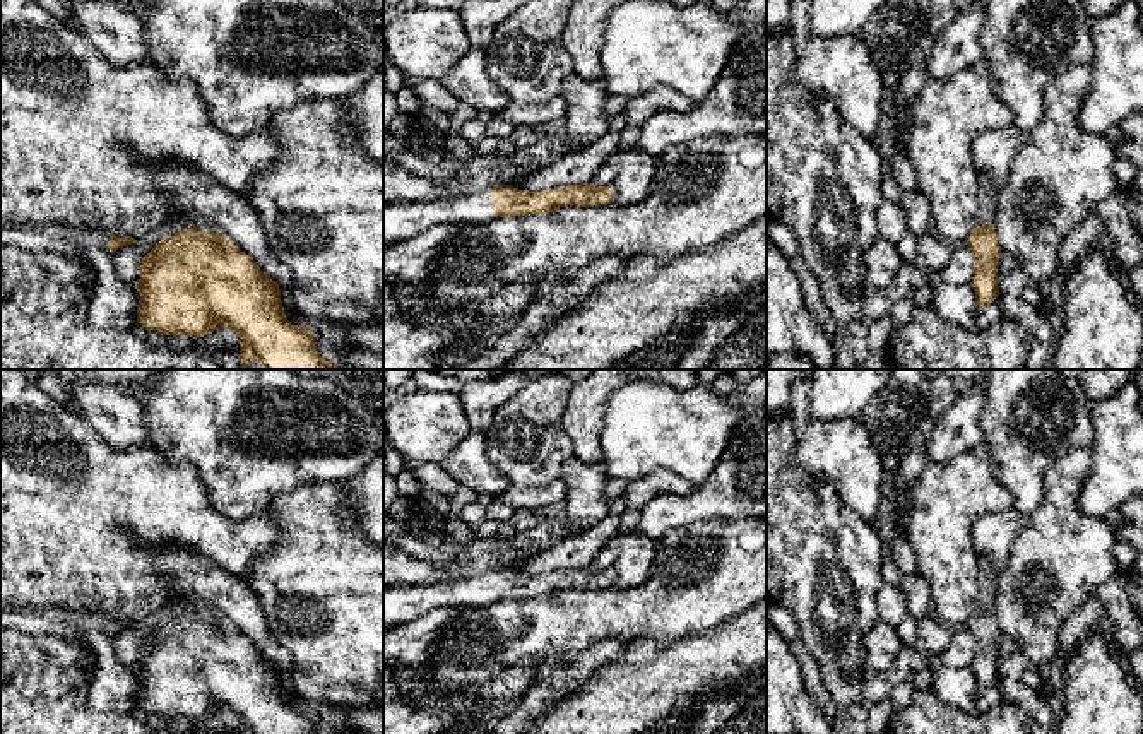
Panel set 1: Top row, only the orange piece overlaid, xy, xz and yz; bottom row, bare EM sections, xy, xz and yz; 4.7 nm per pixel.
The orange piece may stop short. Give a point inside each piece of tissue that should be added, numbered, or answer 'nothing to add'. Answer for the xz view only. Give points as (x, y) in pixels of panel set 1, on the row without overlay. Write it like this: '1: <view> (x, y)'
1: xz (402, 603)

